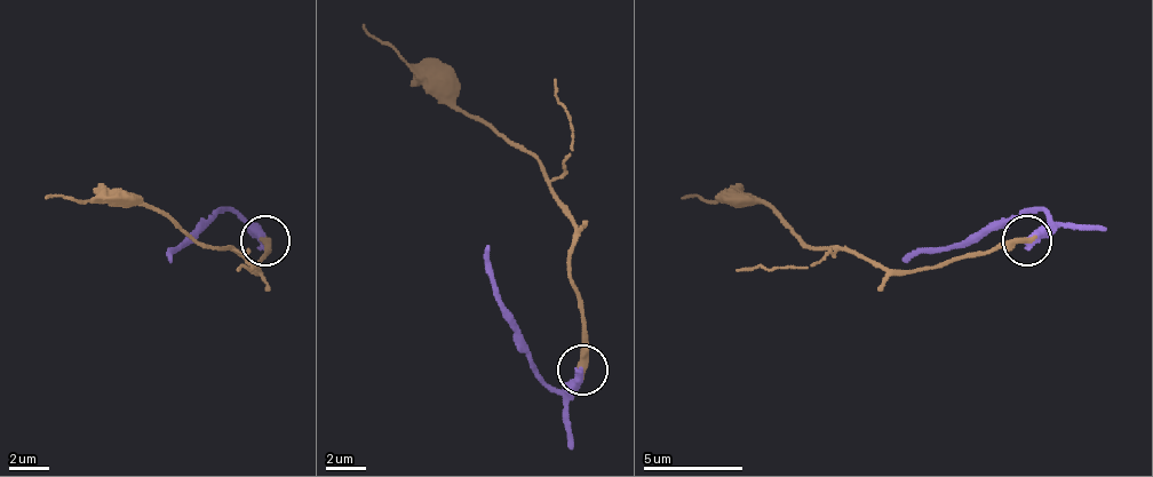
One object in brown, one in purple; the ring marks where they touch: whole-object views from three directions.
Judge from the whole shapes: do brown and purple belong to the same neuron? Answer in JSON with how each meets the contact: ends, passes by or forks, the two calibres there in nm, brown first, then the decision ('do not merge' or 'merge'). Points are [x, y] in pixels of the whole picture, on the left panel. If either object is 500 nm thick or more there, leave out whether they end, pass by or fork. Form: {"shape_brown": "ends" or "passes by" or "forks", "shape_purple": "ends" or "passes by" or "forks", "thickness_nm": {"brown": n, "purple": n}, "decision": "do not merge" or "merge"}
{"shape_brown": "ends", "shape_purple": "ends", "thickness_nm": {"brown": 360, "purple": 440}, "decision": "merge"}

